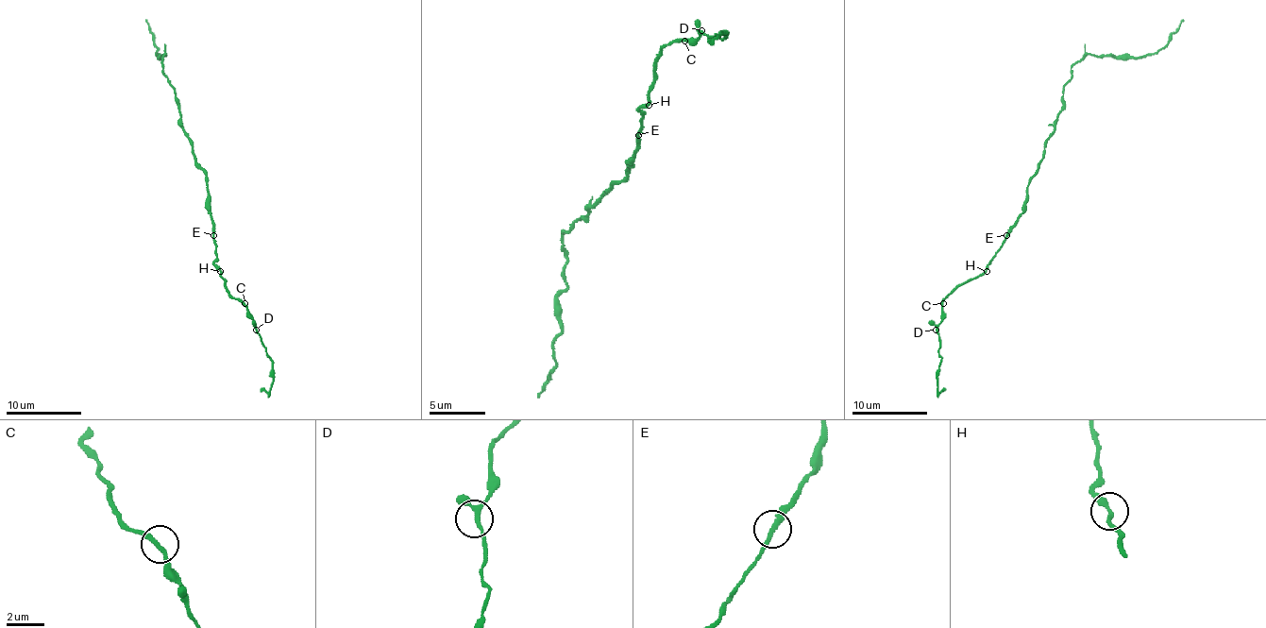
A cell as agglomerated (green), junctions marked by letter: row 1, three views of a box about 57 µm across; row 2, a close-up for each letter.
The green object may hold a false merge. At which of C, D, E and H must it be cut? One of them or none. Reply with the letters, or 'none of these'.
none of these

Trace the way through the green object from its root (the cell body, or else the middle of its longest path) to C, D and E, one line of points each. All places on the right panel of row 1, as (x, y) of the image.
C: (1030, 181), (1026, 209), (988, 267), (958, 284), (943, 303)
D: (1030, 181), (1026, 209), (1017, 224), (988, 267), (958, 284), (943, 299), (943, 318), (936, 330)
E: (1030, 181), (1026, 209), (1007, 235)

